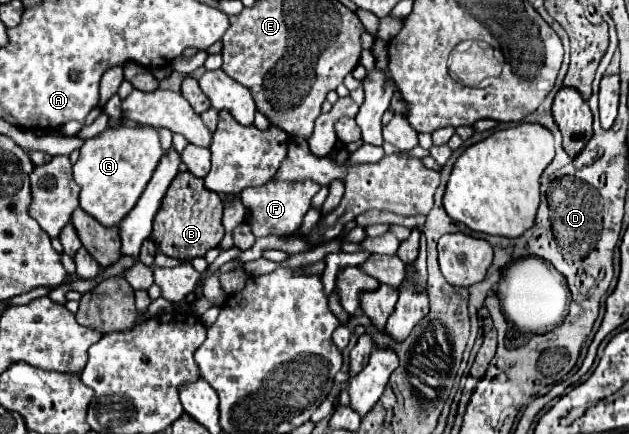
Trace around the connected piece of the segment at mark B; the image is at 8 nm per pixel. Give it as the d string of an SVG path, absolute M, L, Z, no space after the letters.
M184 171L168 187L162 205L154 217L154 231L150 235L156 241L156 247L170 257L190 261L194 257L204 257L208 249L216 247L224 237L222 227L222 199L218 193L204 189L204 179L192 177L192 173Z

